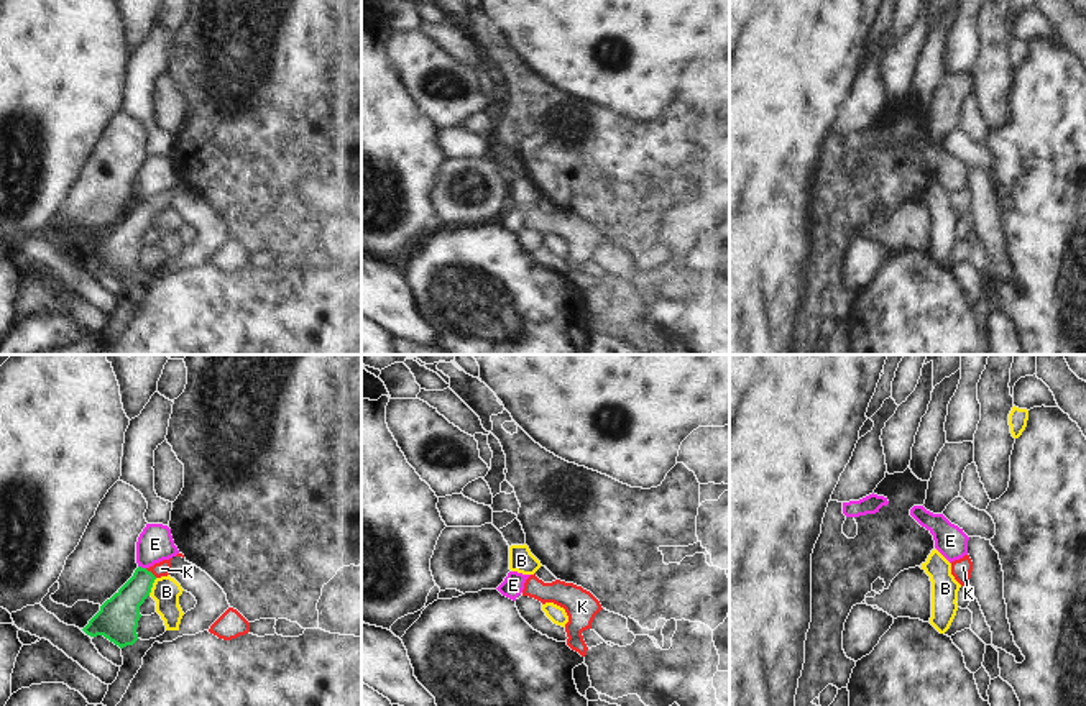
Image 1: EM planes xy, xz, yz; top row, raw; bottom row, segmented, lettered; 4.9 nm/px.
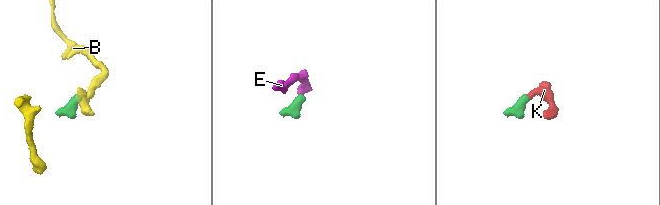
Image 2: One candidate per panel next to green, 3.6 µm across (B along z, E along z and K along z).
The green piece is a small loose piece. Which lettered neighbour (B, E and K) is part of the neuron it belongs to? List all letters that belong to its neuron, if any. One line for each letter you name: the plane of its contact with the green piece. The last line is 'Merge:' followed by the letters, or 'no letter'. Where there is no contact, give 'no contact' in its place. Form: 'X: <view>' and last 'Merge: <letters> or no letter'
K: xy
Merge: K

